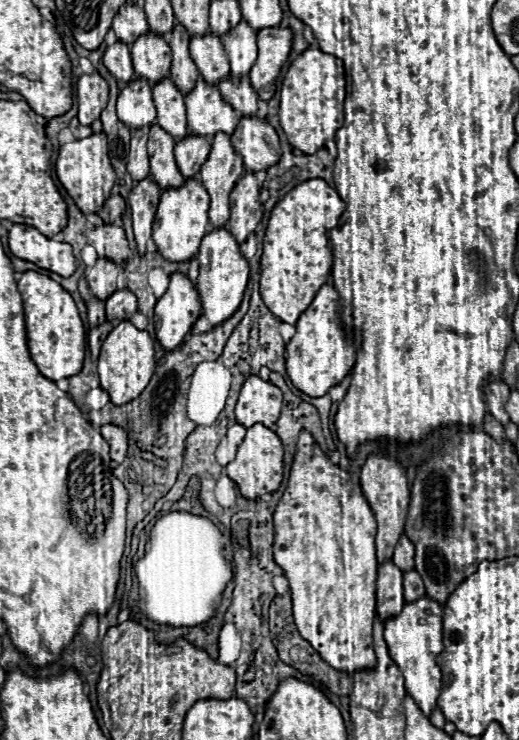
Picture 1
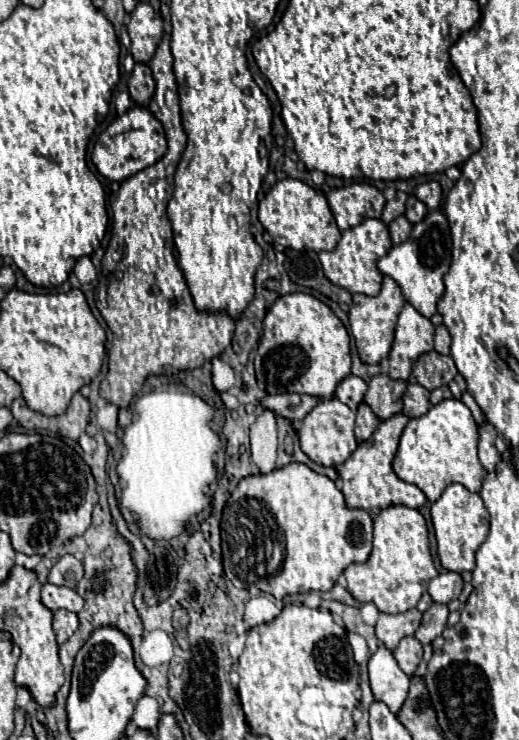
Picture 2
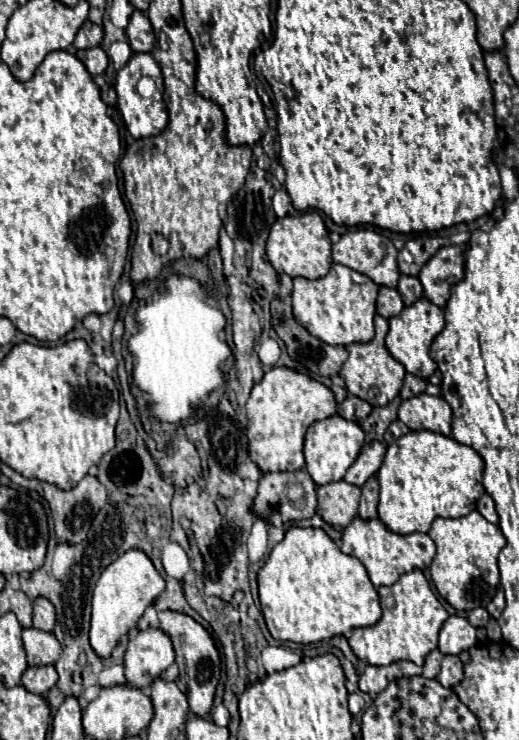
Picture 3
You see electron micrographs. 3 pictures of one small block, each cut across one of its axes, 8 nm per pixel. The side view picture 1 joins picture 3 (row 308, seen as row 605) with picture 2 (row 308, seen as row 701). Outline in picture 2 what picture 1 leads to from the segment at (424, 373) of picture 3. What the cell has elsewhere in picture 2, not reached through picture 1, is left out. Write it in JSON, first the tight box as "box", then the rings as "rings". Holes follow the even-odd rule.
{"box":[378,210,452,318],"rings":[[[438,210],[430,212],[420,224],[414,224],[410,240],[394,246],[382,260],[378,260],[378,270],[384,276],[390,276],[402,290],[402,296],[412,304],[424,318],[436,314],[436,306],[444,296],[444,274],[448,272],[452,260],[452,240],[446,216]]]}

